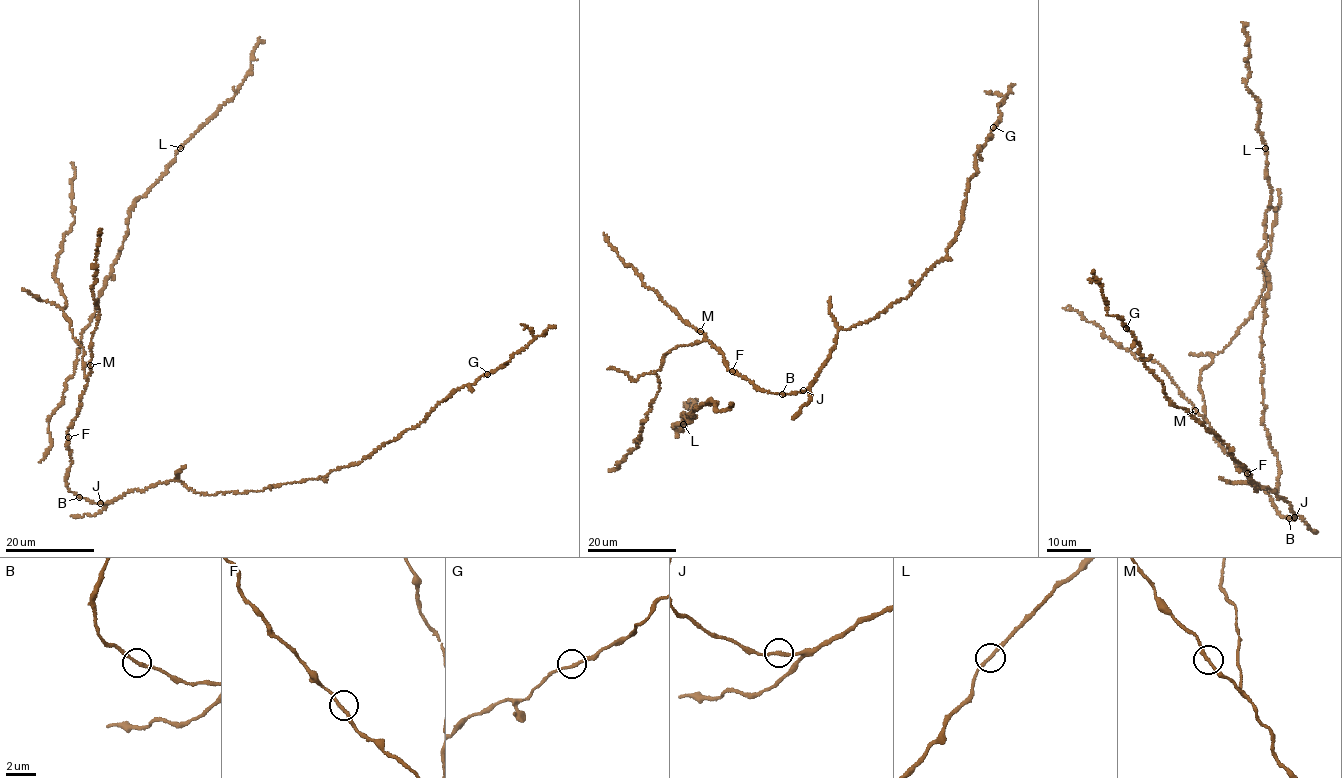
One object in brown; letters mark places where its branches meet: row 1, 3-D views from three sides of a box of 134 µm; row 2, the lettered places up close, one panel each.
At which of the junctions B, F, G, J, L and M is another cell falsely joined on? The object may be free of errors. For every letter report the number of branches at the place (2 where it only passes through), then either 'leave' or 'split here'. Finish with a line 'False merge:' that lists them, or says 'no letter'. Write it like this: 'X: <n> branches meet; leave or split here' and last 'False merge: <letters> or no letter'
B: 2 branches meet; leave
F: 2 branches meet; leave
G: 2 branches meet; leave
J: 2 branches meet; leave
L: 2 branches meet; leave
M: 2 branches meet; leave
False merge: no letter

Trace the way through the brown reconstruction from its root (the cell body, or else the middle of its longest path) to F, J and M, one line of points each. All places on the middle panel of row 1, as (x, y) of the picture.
F: (781, 394), (760, 391), (732, 371)
J: (781, 394), (803, 390)
M: (781, 394), (760, 391), (732, 372), (718, 349), (700, 332)

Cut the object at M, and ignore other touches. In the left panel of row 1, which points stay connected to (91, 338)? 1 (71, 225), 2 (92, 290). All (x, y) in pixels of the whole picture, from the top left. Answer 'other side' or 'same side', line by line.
1: other side
2: same side

